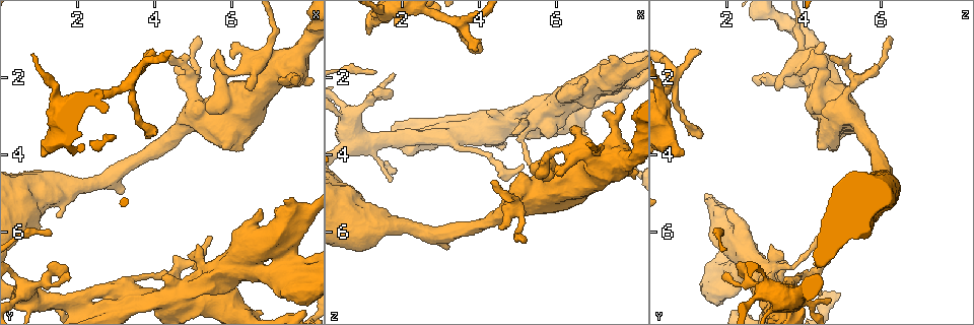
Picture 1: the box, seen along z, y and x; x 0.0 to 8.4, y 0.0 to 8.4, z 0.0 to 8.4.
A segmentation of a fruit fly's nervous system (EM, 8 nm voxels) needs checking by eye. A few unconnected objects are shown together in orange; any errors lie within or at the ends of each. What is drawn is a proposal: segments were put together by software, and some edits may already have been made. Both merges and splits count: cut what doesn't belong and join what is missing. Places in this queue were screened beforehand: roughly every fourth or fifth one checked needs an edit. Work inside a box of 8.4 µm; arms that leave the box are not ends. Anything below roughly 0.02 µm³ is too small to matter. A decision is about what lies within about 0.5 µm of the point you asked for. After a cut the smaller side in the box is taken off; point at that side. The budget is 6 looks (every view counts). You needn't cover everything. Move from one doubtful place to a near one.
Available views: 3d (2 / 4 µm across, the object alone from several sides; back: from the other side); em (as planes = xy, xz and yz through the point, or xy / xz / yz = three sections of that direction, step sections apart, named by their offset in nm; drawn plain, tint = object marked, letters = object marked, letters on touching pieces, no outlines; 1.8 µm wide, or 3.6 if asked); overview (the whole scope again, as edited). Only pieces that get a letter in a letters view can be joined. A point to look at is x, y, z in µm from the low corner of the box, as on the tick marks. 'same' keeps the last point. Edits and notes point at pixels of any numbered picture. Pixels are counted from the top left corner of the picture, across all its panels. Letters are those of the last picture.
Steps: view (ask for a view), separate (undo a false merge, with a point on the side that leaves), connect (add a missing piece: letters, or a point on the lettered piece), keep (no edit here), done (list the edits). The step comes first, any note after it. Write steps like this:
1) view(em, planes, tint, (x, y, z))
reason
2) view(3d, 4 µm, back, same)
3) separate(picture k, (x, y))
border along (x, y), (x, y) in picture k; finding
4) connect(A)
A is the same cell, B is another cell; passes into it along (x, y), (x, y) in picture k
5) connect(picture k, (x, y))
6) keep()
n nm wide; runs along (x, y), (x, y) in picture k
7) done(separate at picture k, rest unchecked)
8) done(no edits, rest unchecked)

view(em, planes, letters, (4.55, 1.70, 5.90))
branch stops here

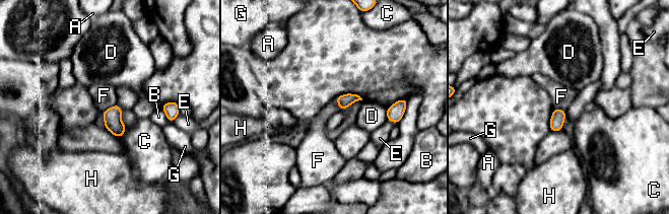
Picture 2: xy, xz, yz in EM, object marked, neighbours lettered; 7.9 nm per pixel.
keep()
A, B, C, D, E, F, G and H are other cells; border along (116, 103), (102, 112) in picture 2; none of them fits

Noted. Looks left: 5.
view(em, 3.6 µm, xz, step 4, tint, (7.00, 1.35, 3.95))
thick turns thin

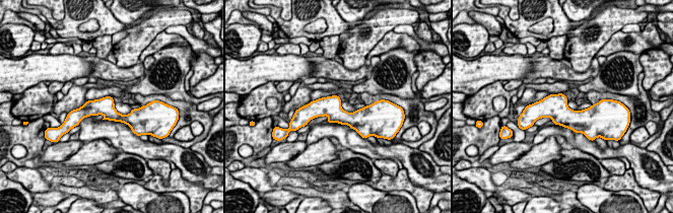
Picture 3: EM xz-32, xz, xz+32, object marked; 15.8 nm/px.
view(em, 3.6 µm, planes, letters, same)

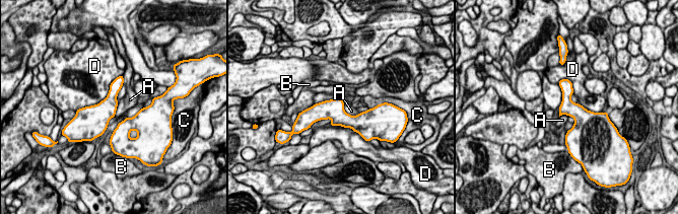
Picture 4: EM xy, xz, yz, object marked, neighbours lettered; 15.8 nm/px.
keep()
A, B, C and D are other cells; runs along (312, 110), (344, 120), (369, 115) in picture 4; all the same cell

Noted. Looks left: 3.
view(em, planes, tint, (3.45, 7.75, 3.30))
small branch off a trunk

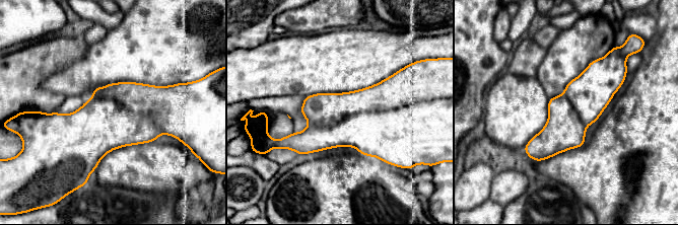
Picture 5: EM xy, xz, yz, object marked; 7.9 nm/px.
view(em, planes, letters, same)

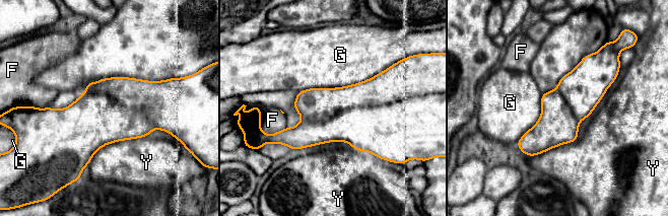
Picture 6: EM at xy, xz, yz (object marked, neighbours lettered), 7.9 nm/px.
separate(picture 6, (323, 103))
360 nm wide; G touches over 750 nm; F, G and Y are other cells; two cells meet here

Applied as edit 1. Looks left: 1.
done(separate at picture 6, rest unchecked)

